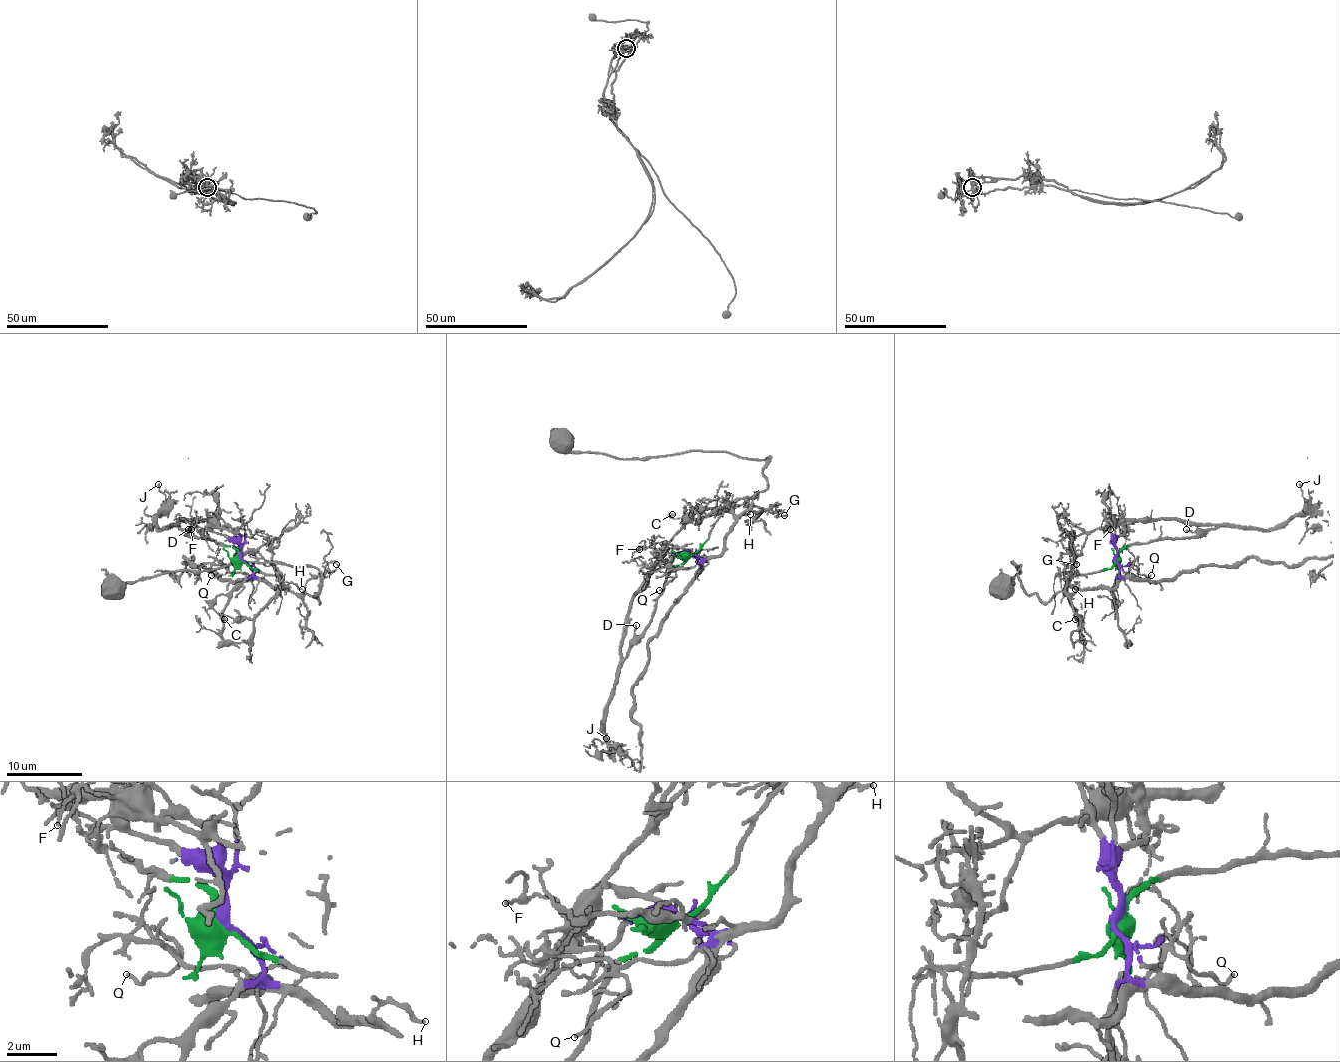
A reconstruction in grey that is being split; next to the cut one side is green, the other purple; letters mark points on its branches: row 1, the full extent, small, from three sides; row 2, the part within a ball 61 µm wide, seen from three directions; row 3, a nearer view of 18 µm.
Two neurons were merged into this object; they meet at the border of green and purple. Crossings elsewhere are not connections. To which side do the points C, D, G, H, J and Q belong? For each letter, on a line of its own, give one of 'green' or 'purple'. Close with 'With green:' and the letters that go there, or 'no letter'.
C: purple
D: green
G: purple
H: purple
J: green
Q: purple
With green: D, J

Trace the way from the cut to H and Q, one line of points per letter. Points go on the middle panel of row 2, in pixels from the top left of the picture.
H: (688, 555), (714, 558), (724, 549), (724, 536), (737, 517), (750, 513)
Q: (688, 555), (699, 560), (694, 566), (679, 566), (675, 575), (660, 590)

